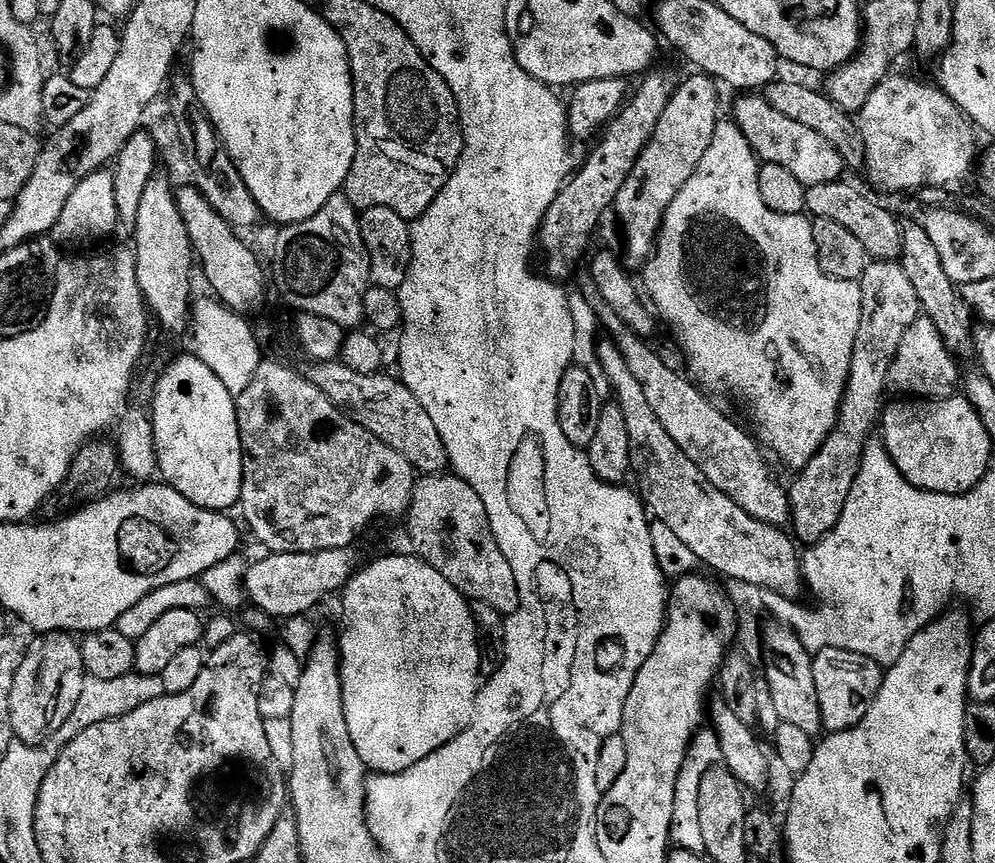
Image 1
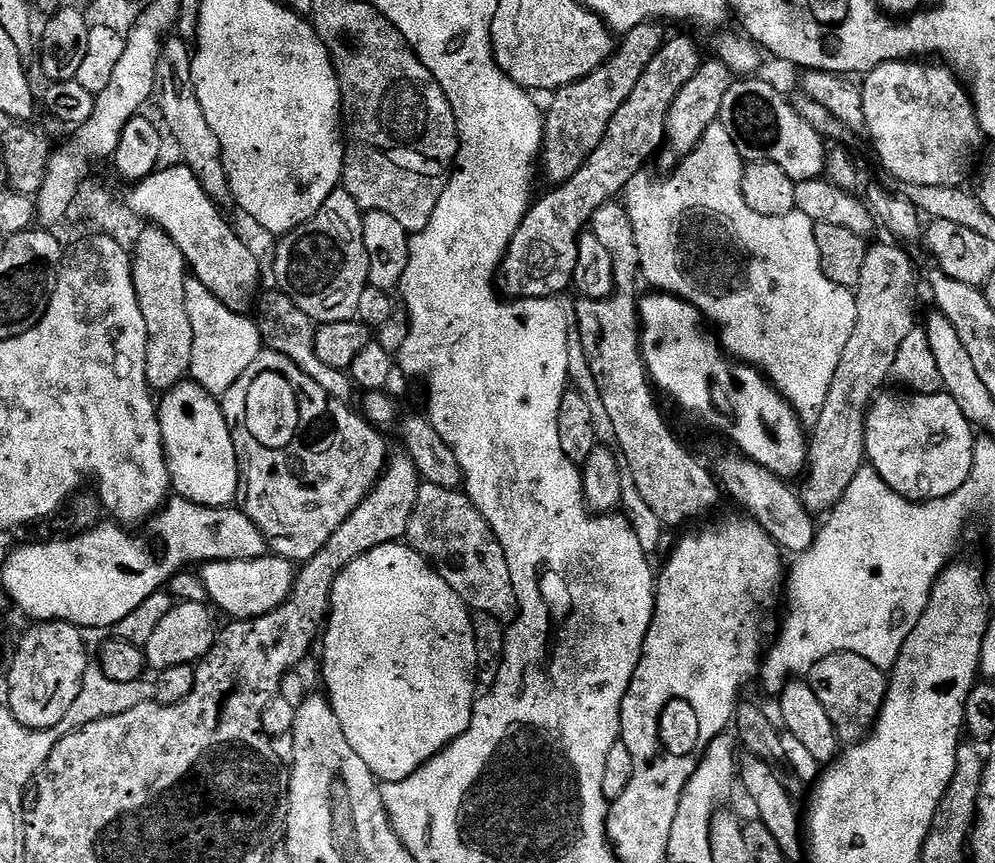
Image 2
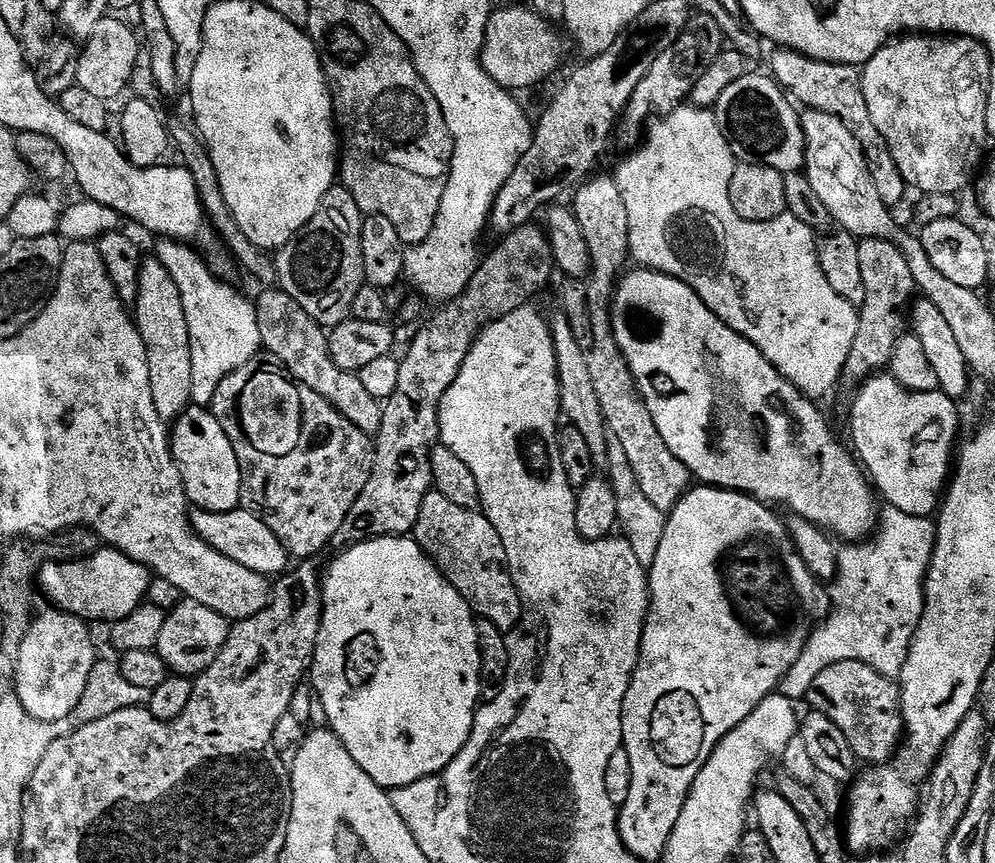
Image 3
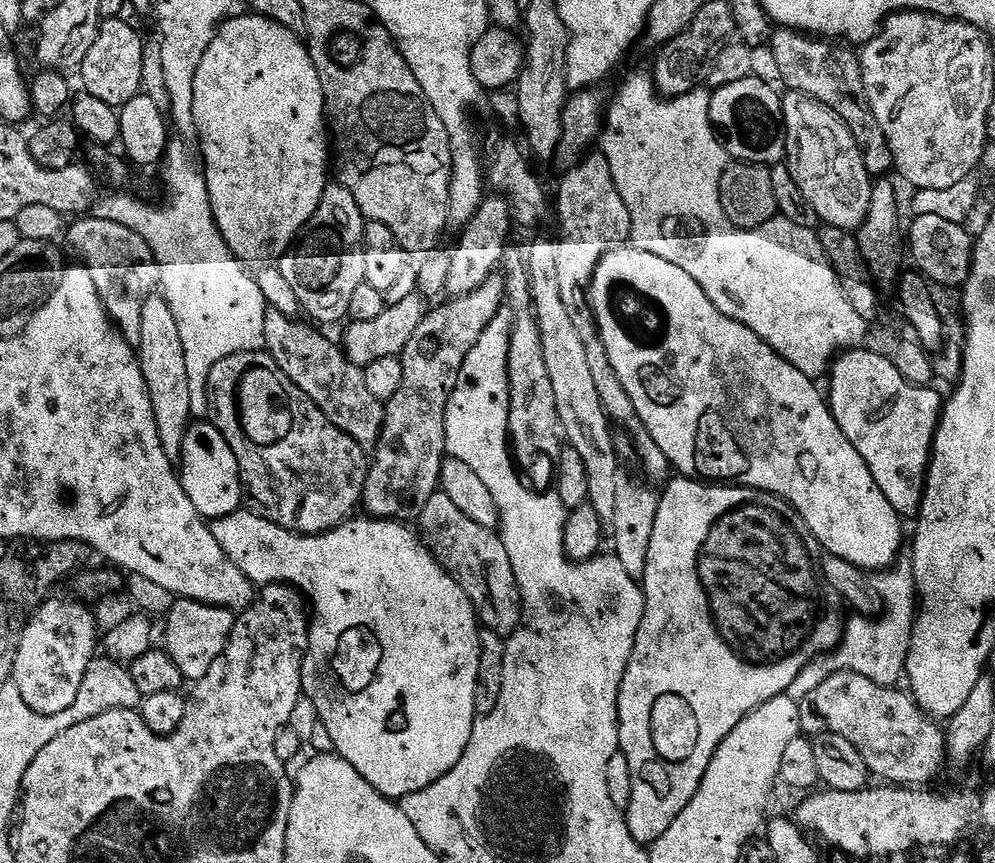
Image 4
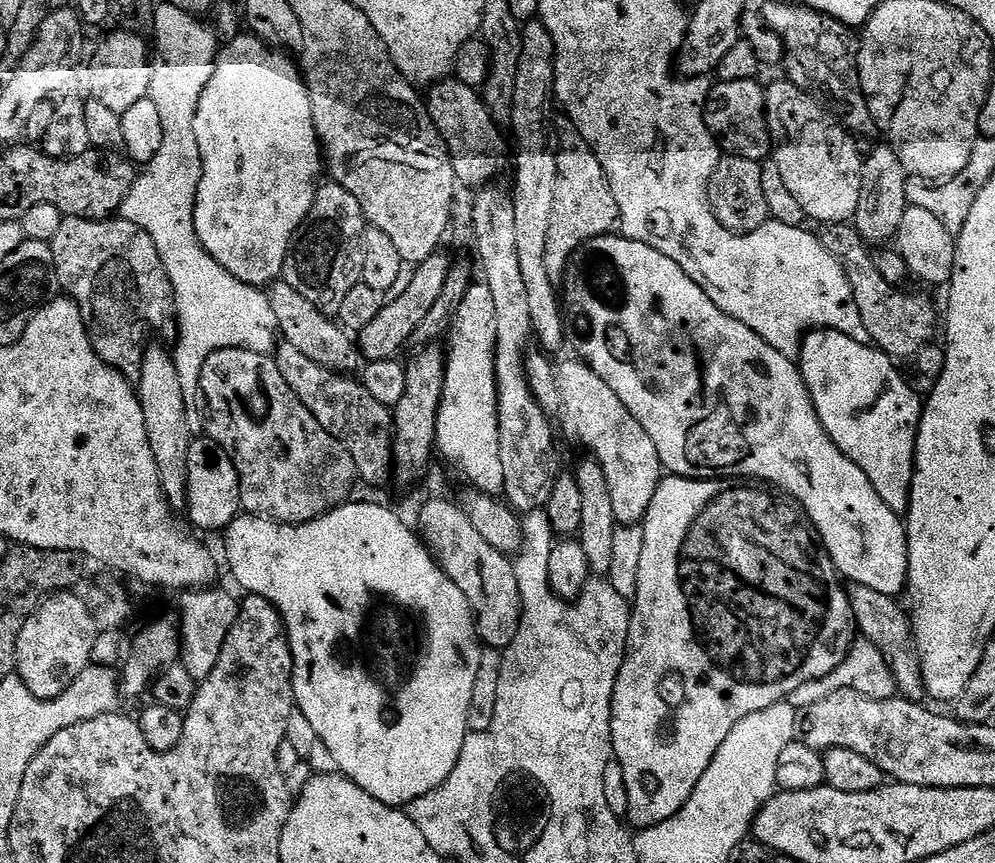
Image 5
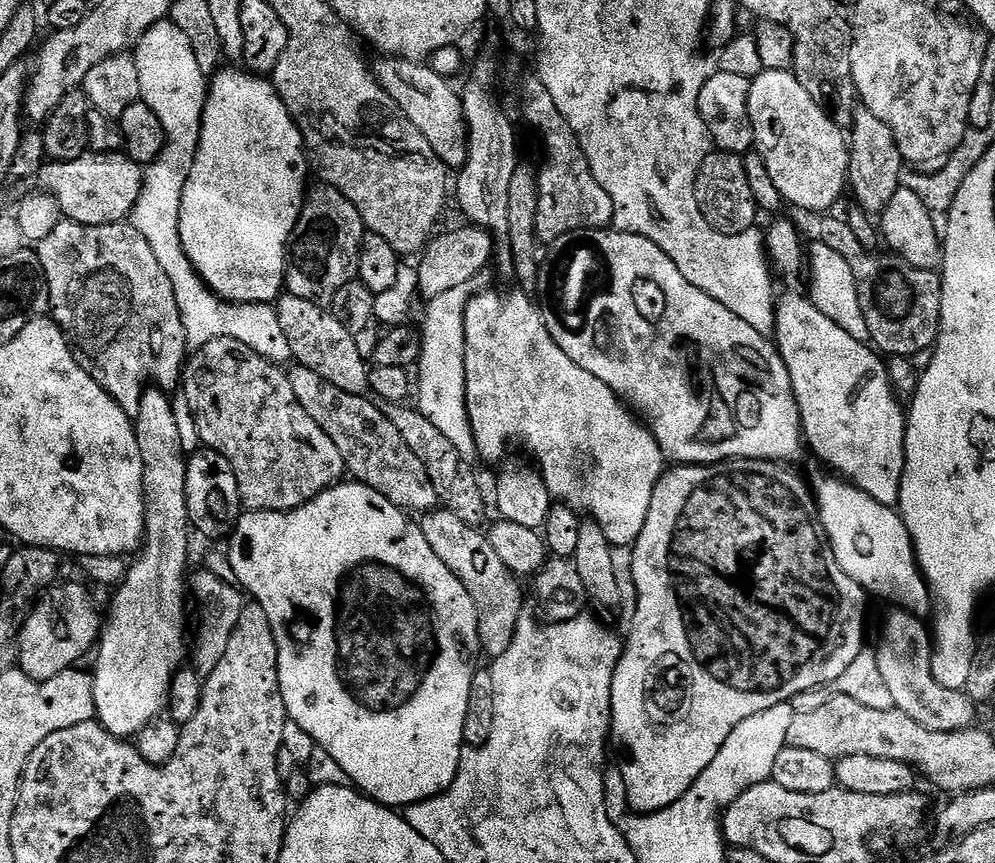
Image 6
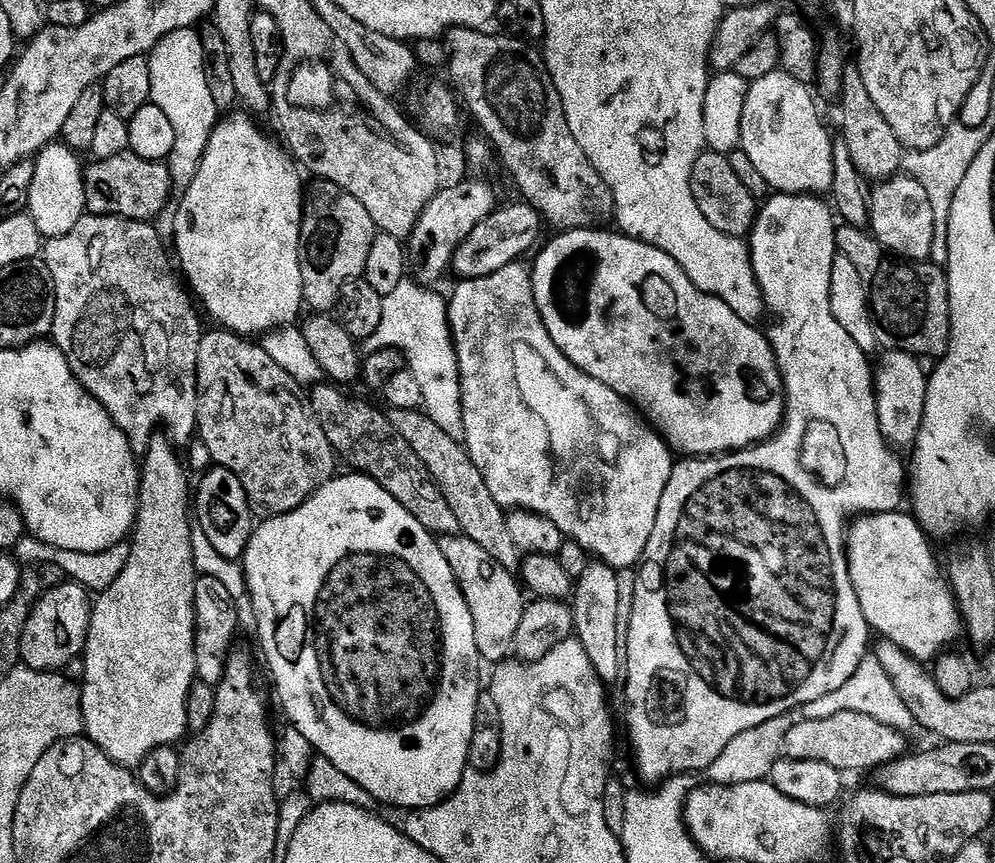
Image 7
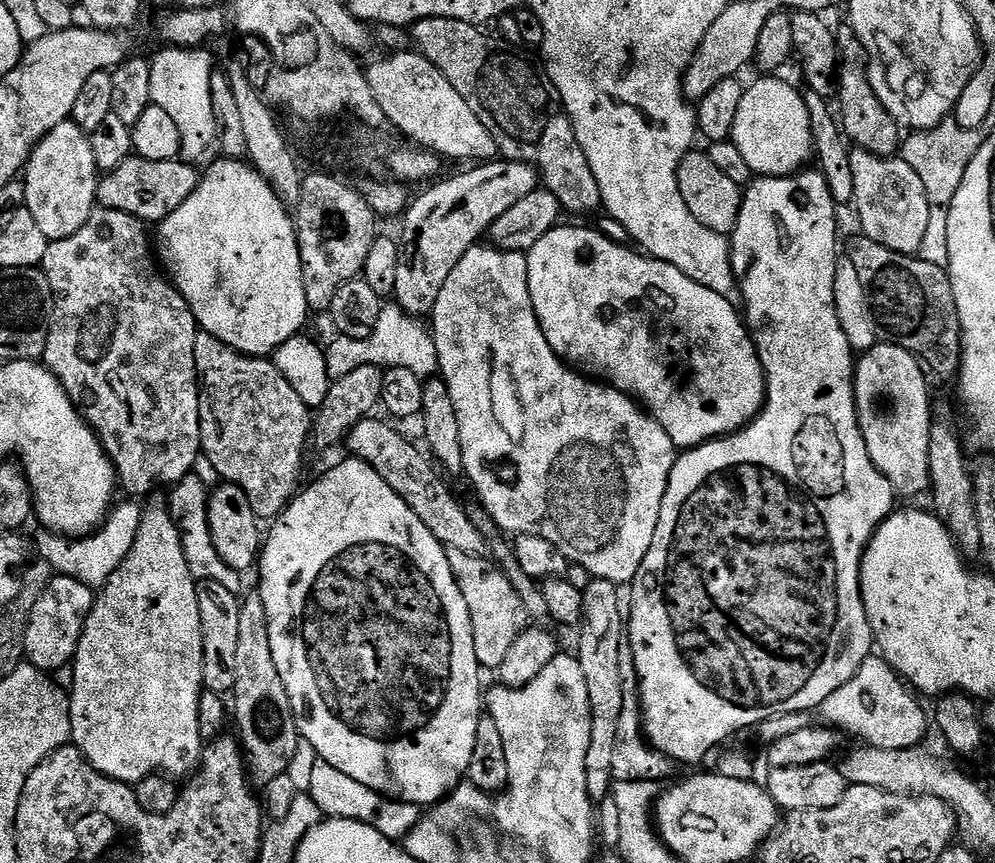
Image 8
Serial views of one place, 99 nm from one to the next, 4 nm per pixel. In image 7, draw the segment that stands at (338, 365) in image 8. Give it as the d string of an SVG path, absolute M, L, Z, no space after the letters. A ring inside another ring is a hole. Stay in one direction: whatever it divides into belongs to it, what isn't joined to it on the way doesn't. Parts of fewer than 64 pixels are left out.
M405 278L382 302L382 322L369 340L363 341L365 353L380 348L394 348L401 352L407 371L414 374L424 399L423 411L446 433L456 440L464 439L462 406L460 405L460 371L456 357L456 345L452 343L452 331L448 328L448 309L445 297L435 296L431 287Z

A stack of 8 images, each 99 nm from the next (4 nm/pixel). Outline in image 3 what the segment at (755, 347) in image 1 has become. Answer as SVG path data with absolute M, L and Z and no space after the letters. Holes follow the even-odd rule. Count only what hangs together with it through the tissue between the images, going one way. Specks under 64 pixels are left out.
M695 106L679 108L673 115L657 119L647 129L639 147L632 151L636 150L637 152L630 153L617 166L616 172L614 171L618 190L622 190L622 202L626 202L626 214L630 214L628 251L631 259L637 260L640 263L637 265L641 269L661 272L686 282L686 286L690 286L690 290L694 290L694 294L698 294L698 298L702 298L702 302L706 302L706 306L710 306L710 310L714 310L714 314L718 314L718 318L722 318L722 322L726 322L726 326L730 326L730 330L742 334L742 338L754 342L754 346L758 346L758 350L762 350L764 357L791 384L798 386L798 390L802 390L802 394L821 398L820 396L826 395L836 383L839 385L844 374L846 358L850 358L850 346L854 342L854 334L858 334L860 314L857 305L844 303L843 298L830 287L830 282L826 282L826 278L822 274L822 266L818 266L817 233L810 226L806 226L806 222L798 222L798 218L787 214L774 218L770 222L750 222L738 218L734 206L730 206L730 178L734 174L738 161L726 142L726 134L722 134L722 126L718 126L715 111Z

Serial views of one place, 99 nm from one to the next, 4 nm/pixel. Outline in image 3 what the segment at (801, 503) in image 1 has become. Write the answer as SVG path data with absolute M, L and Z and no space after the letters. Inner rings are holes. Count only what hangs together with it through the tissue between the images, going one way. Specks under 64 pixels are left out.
M860 240L858 262L862 266L862 286L866 286L866 298L858 306L858 334L850 346L850 358L842 377L843 383L859 386L868 379L883 373L892 363L894 346L906 331L906 317L910 312L910 301L917 291L914 274L906 266L906 258L898 246L885 240Z

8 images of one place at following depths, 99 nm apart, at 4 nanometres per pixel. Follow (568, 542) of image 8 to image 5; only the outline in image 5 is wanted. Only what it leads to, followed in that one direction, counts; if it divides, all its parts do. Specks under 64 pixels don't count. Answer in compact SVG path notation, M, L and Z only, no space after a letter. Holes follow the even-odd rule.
M547 355L534 356L527 361L528 381L537 400L549 409L556 408L563 439L565 436L585 444L602 466L606 480L610 482L617 525L639 525L662 479L662 465L658 450L654 450L654 442L650 442L650 434L642 430L642 422L622 406L622 398L618 398L618 394L614 394L614 390L610 390L610 386L606 386L606 382L602 382L587 364L579 359L564 360L552 369Z

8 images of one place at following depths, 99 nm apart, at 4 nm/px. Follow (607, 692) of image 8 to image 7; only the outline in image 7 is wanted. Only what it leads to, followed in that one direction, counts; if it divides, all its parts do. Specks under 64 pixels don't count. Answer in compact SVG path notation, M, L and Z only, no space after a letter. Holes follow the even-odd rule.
M589 562L586 572L575 581L570 607L576 617L575 639L590 654L590 662L601 680L611 682L618 678L618 571L608 564Z

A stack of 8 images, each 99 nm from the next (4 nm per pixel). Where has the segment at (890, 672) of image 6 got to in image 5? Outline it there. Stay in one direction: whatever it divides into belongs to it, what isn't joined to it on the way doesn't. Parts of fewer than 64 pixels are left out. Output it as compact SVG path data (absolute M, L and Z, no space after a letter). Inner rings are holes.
M849 583L846 588L850 608L856 619L859 635L882 650L890 670L894 674L896 691L903 699L917 702L925 699L924 680L920 676L920 653L916 651L916 642L912 622L907 611L899 608L897 597L878 594L870 586Z

